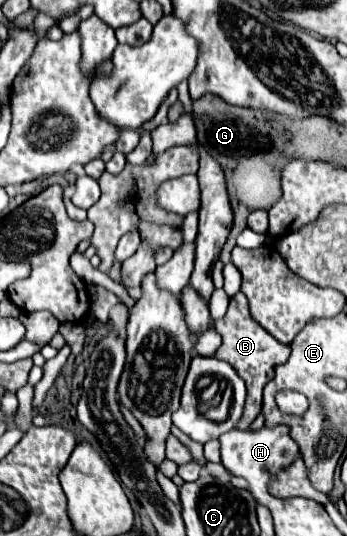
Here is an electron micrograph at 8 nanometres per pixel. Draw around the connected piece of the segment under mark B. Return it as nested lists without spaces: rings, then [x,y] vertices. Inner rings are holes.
[[[241,291],[235,297],[231,297],[227,313],[223,315],[223,319],[215,319],[213,327],[223,337],[223,345],[217,349],[215,357],[231,363],[233,369],[241,375],[241,379],[245,379],[245,385],[247,385],[247,403],[245,403],[243,417],[241,417],[241,421],[237,425],[237,429],[245,429],[255,421],[255,417],[261,411],[263,387],[273,379],[275,367],[289,359],[289,345],[283,345],[281,341],[277,341],[259,323],[255,323],[251,319],[249,303],[247,303],[247,299],[245,299],[245,295]]]

